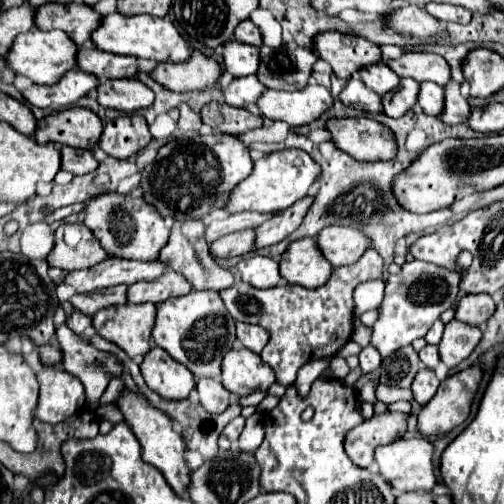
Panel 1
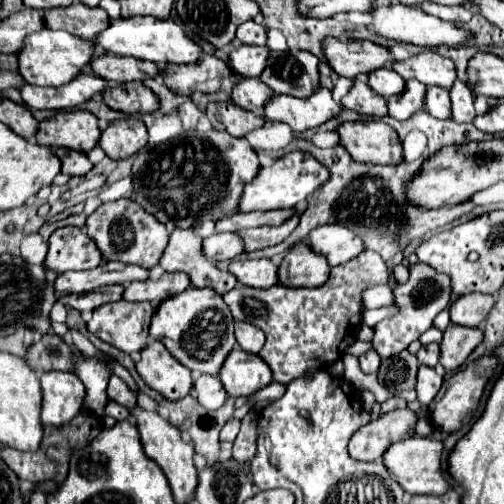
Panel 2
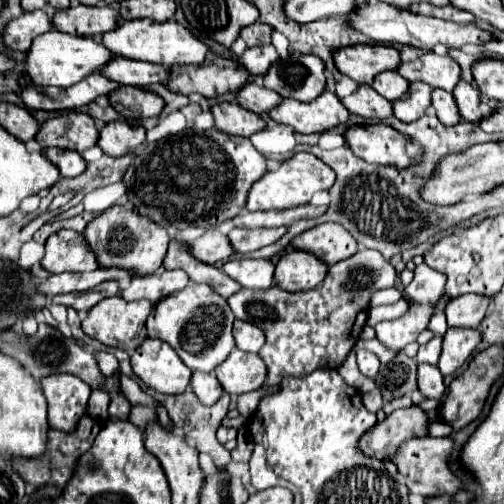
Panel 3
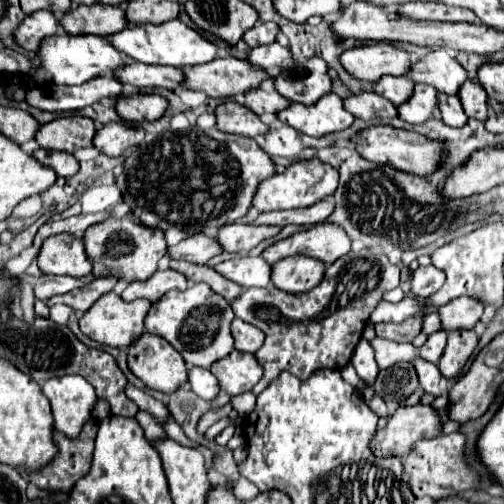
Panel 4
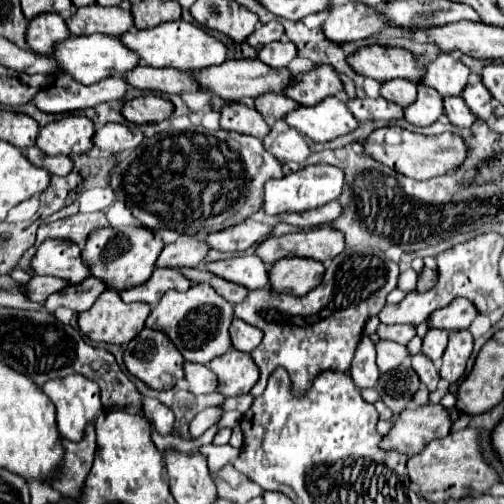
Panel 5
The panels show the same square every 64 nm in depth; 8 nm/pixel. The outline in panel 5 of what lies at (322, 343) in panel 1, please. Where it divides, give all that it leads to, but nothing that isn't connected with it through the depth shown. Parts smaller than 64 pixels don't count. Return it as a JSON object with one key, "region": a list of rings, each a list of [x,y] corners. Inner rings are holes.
{"region":[[[350,248],[330,260],[322,284],[306,296],[278,294],[270,288],[252,290],[244,304],[234,306],[234,314],[240,320],[264,332],[260,346],[250,352],[260,368],[260,380],[250,394],[256,398],[264,392],[268,376],[276,366],[286,368],[294,396],[304,396],[314,378],[324,370],[348,372],[366,320],[384,308],[386,296],[396,284],[398,264],[386,258],[384,252],[372,248]]]}

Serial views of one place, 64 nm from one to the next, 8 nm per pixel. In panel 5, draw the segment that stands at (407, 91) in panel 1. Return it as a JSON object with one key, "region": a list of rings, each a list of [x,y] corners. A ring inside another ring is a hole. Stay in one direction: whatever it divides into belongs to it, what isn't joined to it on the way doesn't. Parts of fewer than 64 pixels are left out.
{"region":[[[418,84],[416,104],[408,106],[404,114],[406,114],[406,120],[414,126],[430,126],[440,116],[444,116],[444,100],[436,90],[428,88],[426,84]]]}

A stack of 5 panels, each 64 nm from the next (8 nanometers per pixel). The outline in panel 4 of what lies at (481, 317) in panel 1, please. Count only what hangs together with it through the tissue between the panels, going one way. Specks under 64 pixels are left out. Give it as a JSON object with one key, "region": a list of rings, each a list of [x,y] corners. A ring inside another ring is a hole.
{"region":[[[460,296],[456,300],[450,300],[448,304],[438,308],[438,316],[442,322],[442,328],[448,330],[462,330],[462,328],[472,328],[480,316],[482,316],[484,304],[478,300],[472,300],[468,296]]]}

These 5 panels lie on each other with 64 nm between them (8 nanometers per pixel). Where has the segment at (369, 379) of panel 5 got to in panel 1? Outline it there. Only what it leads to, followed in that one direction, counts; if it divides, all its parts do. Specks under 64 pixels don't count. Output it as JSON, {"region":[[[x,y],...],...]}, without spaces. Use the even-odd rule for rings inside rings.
{"region":[[[366,346],[358,358],[360,358],[360,368],[364,374],[370,374],[380,368],[380,354],[372,346]]]}

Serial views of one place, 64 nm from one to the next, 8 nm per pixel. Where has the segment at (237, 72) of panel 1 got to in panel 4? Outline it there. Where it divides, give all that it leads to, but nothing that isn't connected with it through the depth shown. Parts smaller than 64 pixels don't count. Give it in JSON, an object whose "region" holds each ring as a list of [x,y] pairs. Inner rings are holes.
{"region":[[[272,42],[272,44],[260,46],[260,48],[252,48],[252,50],[250,50],[250,56],[248,56],[248,62],[270,70],[270,68],[280,66],[280,64],[286,62],[288,58],[292,58],[290,46],[282,46],[282,44],[278,44],[278,42]]]}

